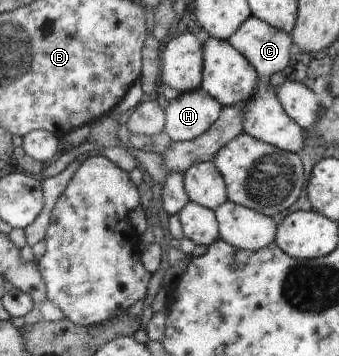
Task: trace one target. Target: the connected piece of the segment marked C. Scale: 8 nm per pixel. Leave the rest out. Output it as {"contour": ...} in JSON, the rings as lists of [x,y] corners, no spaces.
{"contour":[[[254,16],[243,22],[227,41],[245,56],[261,80],[282,72],[289,65],[294,45],[290,34]]]}

